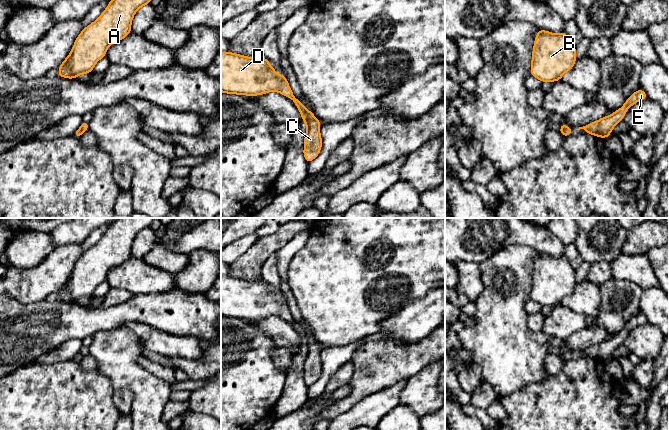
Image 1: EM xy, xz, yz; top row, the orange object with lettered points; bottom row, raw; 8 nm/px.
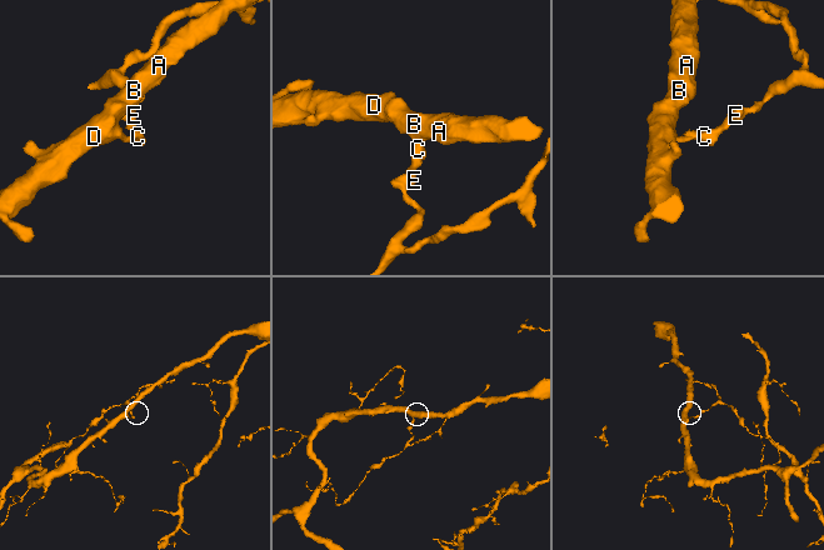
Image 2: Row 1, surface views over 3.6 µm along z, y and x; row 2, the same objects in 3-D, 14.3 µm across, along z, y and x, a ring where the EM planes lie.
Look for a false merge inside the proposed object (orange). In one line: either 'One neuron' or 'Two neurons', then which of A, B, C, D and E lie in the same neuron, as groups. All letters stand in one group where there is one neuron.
Two neurons. Groups: A B D / C E

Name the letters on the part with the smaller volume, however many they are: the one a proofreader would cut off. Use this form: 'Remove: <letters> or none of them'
Remove: C, E

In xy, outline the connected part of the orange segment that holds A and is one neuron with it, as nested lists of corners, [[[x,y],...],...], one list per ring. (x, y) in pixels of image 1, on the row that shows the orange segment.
[[[110,0],[98,19],[82,29],[77,36],[70,54],[58,68],[58,76],[76,79],[78,75],[92,73],[95,64],[106,56],[108,47],[132,32],[131,25],[135,13],[150,2],[151,0]]]

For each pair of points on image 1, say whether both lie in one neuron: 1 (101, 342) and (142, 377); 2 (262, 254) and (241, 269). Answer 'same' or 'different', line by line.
1: same
2: same

